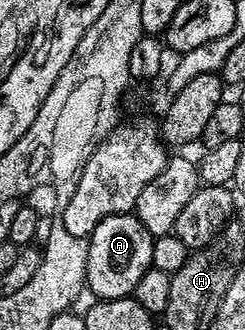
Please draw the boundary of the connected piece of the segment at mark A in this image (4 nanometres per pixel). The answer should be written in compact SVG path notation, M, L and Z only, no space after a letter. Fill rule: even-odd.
M133 212L111 214L95 226L95 230L87 237L87 266L85 267L85 283L88 291L94 292L97 300L118 300L124 296L132 297L135 286L139 286L139 278L152 265L151 250L155 237L139 222Z

